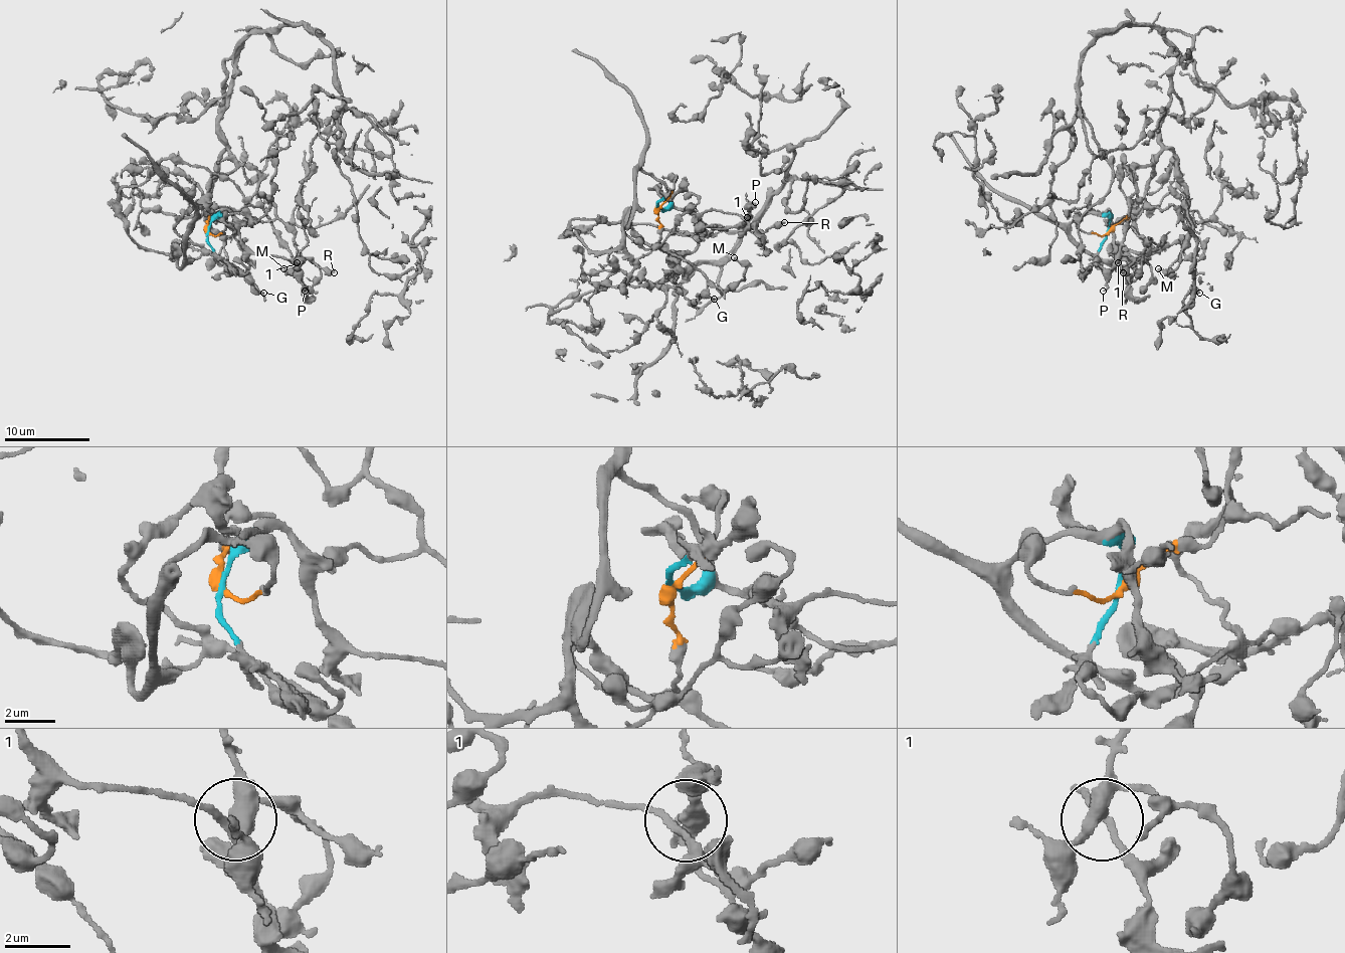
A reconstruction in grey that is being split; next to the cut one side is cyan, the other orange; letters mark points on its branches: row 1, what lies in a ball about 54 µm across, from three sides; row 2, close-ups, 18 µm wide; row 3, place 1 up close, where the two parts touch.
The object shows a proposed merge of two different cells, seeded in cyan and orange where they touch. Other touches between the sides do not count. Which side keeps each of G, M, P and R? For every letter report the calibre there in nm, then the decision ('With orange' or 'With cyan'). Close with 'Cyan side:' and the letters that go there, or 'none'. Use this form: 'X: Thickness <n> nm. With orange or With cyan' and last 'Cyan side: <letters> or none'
G: Thickness 240 nm. With orange
M: Thickness 180 nm. With orange
P: Thickness 180 nm. With orange
R: Thickness 420 nm. With orange
Cyan side: none

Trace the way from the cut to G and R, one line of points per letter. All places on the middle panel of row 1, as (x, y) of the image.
G: (658, 208), (658, 244), (667, 251), (687, 253), (660, 286), (678, 288), (691, 303), (698, 294), (715, 299)
R: (658, 208), (658, 244), (676, 253), (693, 251), (706, 234), (744, 223), (747, 219), (753, 232), (785, 221)

